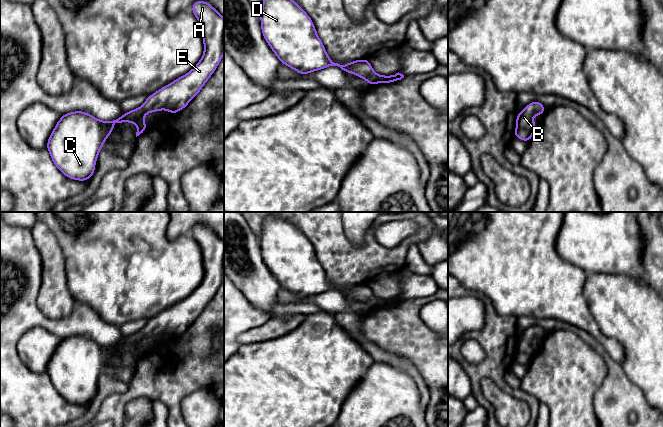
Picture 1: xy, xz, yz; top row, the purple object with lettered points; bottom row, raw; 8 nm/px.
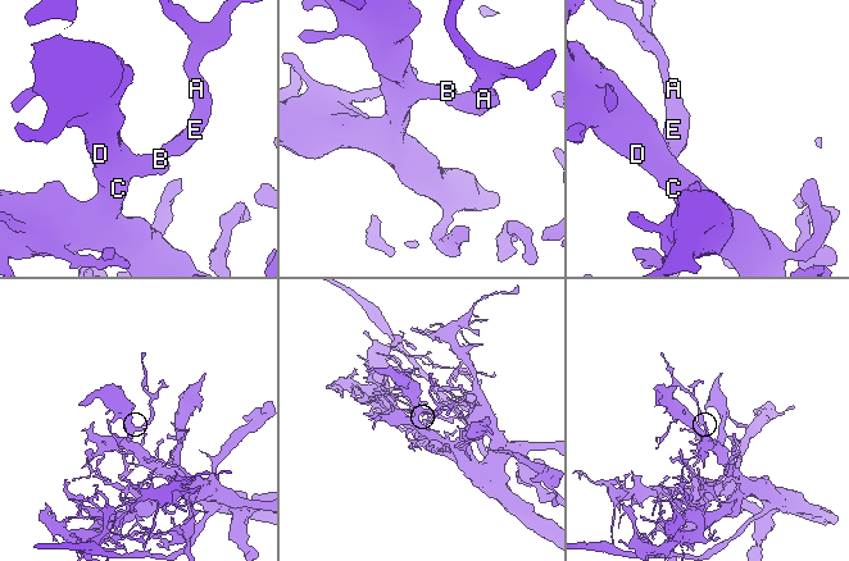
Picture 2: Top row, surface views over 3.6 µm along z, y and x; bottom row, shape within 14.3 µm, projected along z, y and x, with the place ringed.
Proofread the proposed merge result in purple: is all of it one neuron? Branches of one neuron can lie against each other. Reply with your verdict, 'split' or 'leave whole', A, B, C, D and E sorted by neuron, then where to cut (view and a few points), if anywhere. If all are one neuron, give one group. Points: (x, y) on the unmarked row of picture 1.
leave whole | A B C D E | no cut

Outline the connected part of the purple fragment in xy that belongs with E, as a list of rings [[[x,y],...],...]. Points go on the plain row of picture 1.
[[[201,224],[193,227],[191,236],[196,240],[202,252],[204,277],[198,288],[187,298],[149,319],[145,327],[139,332],[125,336],[121,341],[113,345],[101,345],[83,335],[74,335],[62,339],[52,355],[46,371],[55,390],[66,401],[78,405],[86,405],[92,401],[98,378],[106,362],[112,357],[115,347],[135,347],[138,352],[137,361],[149,351],[143,346],[143,341],[146,338],[163,333],[175,338],[187,331],[189,325],[200,316],[214,297],[224,278],[224,242],[208,226]]]

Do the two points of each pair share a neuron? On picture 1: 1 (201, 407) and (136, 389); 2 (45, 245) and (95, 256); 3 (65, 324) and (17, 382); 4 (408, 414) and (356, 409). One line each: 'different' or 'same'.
1: different
2: different
3: same
4: same

